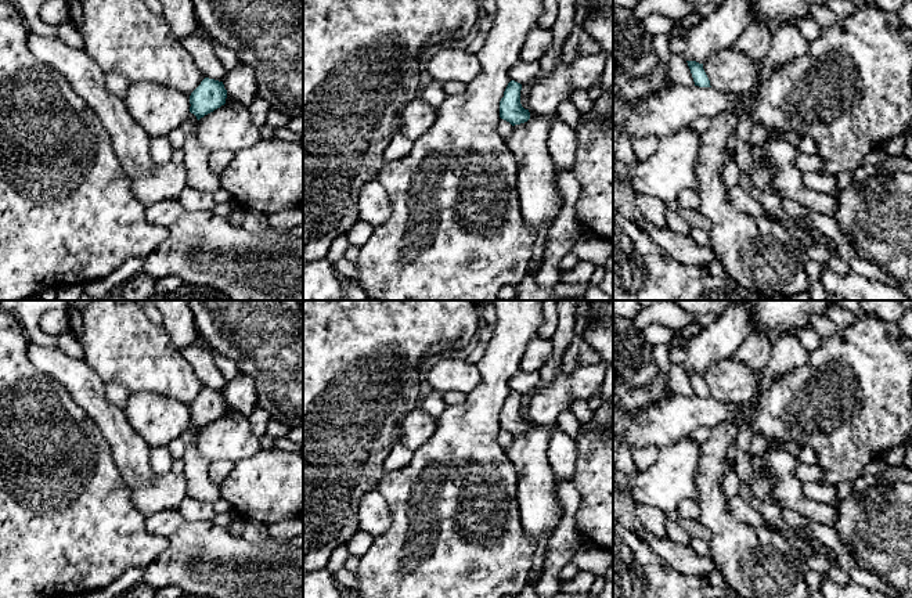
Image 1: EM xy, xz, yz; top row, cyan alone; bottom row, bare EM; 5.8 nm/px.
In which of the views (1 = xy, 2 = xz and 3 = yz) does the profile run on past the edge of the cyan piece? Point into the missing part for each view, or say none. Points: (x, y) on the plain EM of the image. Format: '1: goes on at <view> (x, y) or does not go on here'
1: does not go on here
2: does not go on here
3: does not go on here

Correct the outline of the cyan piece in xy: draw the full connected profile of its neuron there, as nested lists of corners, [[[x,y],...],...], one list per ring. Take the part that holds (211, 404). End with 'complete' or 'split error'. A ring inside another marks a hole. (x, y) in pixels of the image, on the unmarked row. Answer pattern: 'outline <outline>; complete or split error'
outline [[[205,388],[190,406],[190,422],[199,431],[226,414],[227,400],[223,392]]]; complete

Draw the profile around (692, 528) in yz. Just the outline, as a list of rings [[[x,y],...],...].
[[[680,518],[678,525],[682,527],[682,530],[692,538],[699,538],[703,541],[711,540],[711,532],[703,526],[696,519],[688,519],[688,518]]]

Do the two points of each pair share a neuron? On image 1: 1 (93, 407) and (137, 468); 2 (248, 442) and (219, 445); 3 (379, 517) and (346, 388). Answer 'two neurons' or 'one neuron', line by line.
1: one neuron
2: one neuron
3: two neurons

